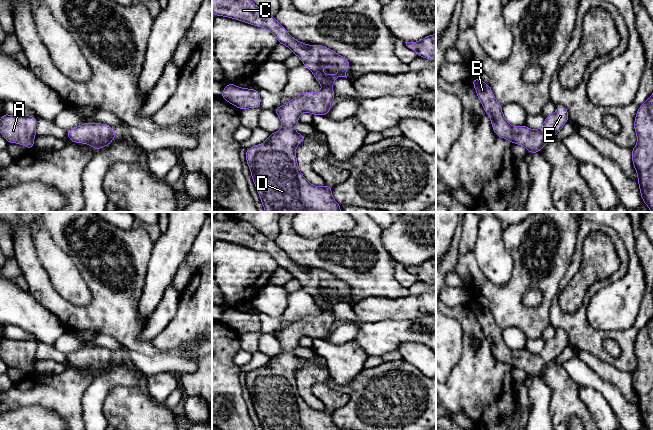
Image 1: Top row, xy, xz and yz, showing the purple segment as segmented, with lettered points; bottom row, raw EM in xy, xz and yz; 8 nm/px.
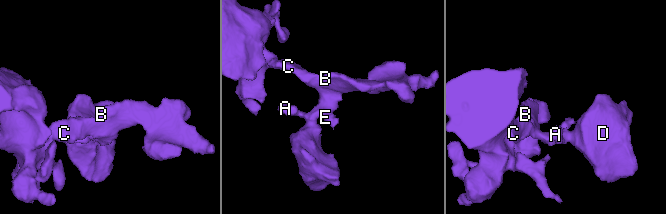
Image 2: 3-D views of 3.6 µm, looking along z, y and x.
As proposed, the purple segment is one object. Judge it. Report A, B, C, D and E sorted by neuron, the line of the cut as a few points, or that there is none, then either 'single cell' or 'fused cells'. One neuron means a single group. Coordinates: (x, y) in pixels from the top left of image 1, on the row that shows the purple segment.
A B C D E | no cut | single cell

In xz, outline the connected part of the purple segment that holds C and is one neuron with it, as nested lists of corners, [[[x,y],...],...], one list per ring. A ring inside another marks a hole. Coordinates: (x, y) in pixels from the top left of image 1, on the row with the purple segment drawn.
[[[212,0],[212,13],[215,16],[224,16],[233,18],[253,26],[261,27],[269,30],[277,39],[278,43],[281,43],[290,48],[293,54],[297,55],[302,63],[313,73],[315,79],[322,85],[322,89],[317,92],[305,92],[289,102],[285,103],[281,107],[274,108],[275,113],[281,120],[282,128],[279,131],[270,134],[268,139],[256,146],[252,146],[246,149],[246,162],[250,168],[253,182],[256,186],[256,190],[260,196],[260,200],[263,204],[265,212],[341,212],[341,206],[334,200],[332,196],[332,187],[325,185],[323,187],[314,186],[306,180],[303,174],[300,172],[297,164],[297,158],[295,154],[296,147],[305,140],[305,135],[299,134],[295,130],[296,124],[299,122],[299,116],[303,112],[309,112],[314,115],[326,116],[331,110],[330,104],[336,97],[332,85],[337,78],[346,77],[346,71],[350,68],[349,61],[337,54],[334,50],[329,49],[323,45],[308,45],[293,38],[288,31],[278,23],[275,16],[272,16],[260,9],[250,0]],[[323,67],[336,67],[339,69],[337,75],[323,74]]]

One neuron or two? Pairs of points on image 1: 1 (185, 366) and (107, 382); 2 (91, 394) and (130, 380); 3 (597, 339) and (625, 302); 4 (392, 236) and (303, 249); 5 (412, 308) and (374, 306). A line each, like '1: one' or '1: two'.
1: two
2: one
3: two
4: two
5: one

